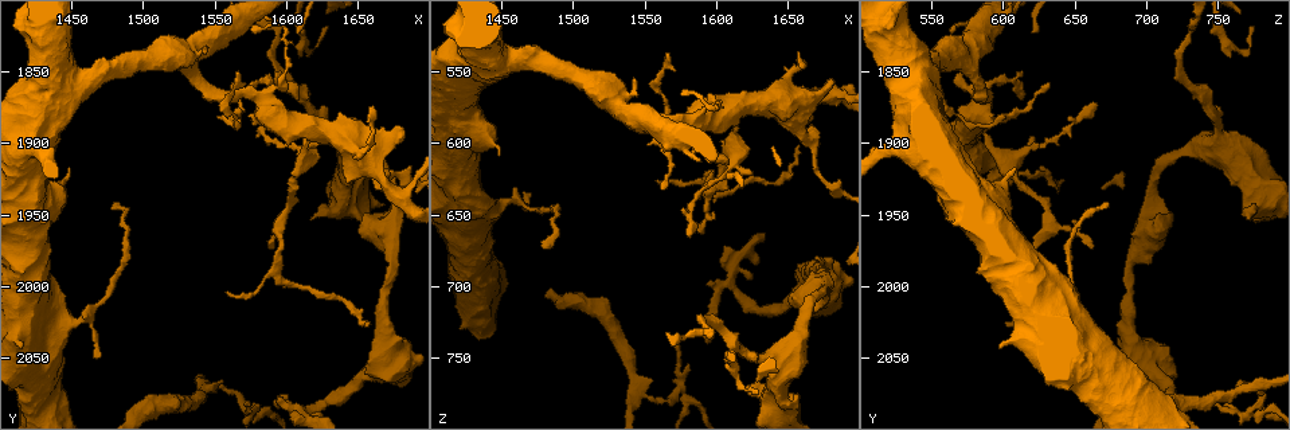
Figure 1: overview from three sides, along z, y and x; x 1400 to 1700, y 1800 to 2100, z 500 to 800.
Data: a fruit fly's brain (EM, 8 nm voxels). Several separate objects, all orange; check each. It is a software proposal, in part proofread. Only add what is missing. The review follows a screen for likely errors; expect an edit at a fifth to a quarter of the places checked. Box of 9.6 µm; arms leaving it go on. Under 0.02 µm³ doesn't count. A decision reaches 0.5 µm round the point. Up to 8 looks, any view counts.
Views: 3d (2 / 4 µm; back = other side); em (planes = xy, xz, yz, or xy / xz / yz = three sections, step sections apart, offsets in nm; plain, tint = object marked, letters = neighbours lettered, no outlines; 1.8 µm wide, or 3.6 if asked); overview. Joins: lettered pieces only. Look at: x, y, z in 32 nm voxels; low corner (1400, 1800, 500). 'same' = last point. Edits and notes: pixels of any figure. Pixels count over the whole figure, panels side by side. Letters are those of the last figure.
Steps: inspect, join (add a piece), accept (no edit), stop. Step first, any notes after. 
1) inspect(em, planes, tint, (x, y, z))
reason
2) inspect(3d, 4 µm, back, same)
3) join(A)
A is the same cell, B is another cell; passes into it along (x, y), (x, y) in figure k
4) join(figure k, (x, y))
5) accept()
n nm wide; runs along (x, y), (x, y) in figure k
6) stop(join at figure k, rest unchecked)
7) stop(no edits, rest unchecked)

inspect(3d, 2 µm, (1596, 1820, 730))
abrupt turn

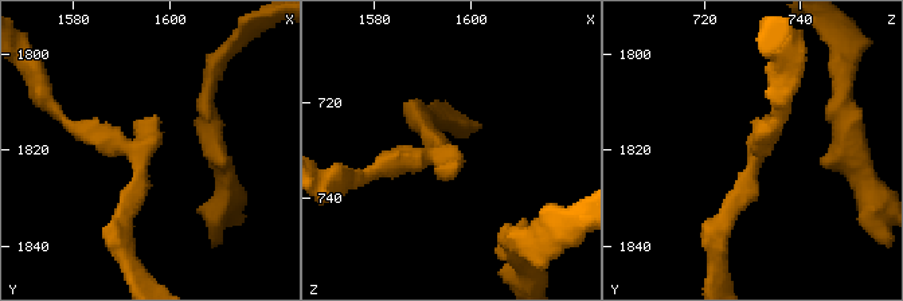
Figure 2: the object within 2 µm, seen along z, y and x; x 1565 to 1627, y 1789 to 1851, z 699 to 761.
inspect(em, xz, step 4, tint, (1595, 1820, 730))

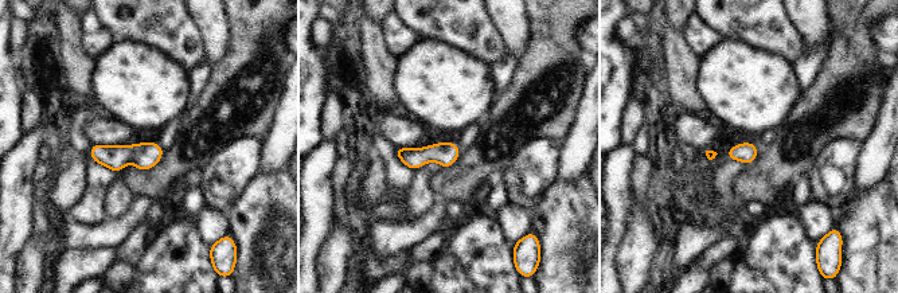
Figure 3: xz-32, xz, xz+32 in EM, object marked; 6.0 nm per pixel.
inspect(em, planes, letters, same)

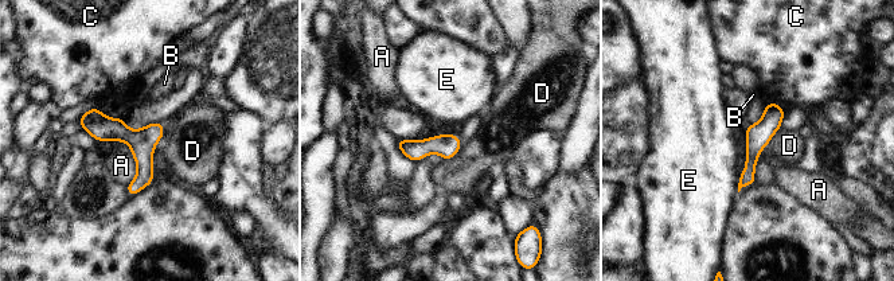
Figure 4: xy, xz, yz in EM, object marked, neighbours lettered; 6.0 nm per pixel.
accept()
A, B, C, D and E are other cells; runs along (84, 118), (124, 133), (149, 178) in figure 4; none of them fits

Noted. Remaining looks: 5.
inspect(3d, 4 µm, (1576, 1822, 566))
long arm stops here

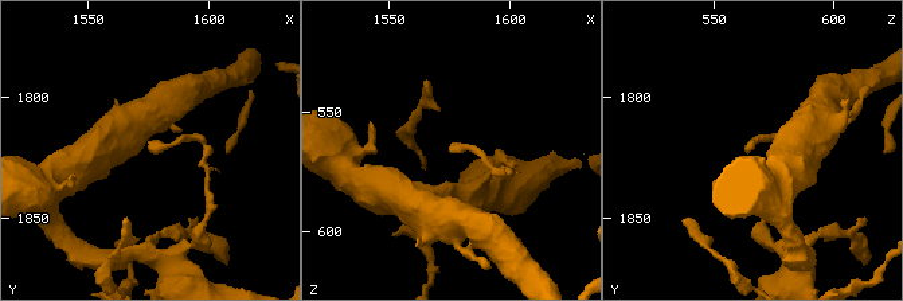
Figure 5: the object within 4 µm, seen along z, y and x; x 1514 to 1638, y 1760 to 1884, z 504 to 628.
inspect(em, xz, step 16, letters, (1576, 1821, 566))

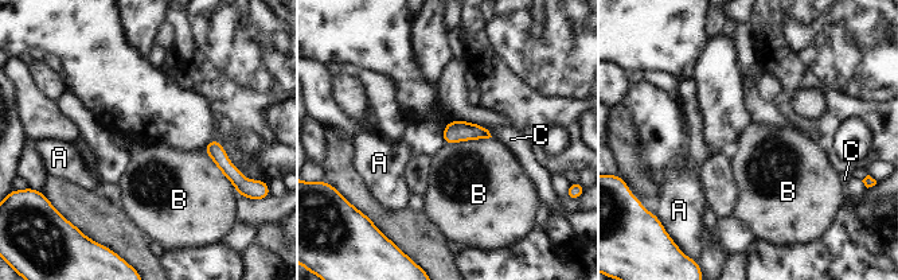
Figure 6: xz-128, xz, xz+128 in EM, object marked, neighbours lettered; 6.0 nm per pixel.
inspect(em, planes, letters, same)
cut it another way

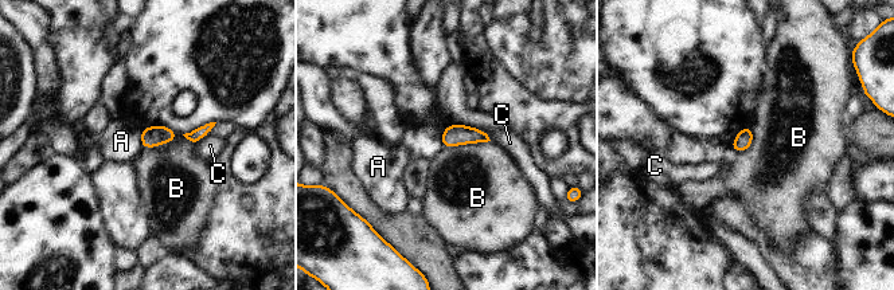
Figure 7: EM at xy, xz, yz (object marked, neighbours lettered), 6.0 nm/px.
accept()
100 nm wide; A, B and C are other cells; border along (140, 128), (140, 145), (143, 148) in figure 7; none of them fits

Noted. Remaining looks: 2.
inspect(3d, 4 µm, (1592, 2080, 738))
free end

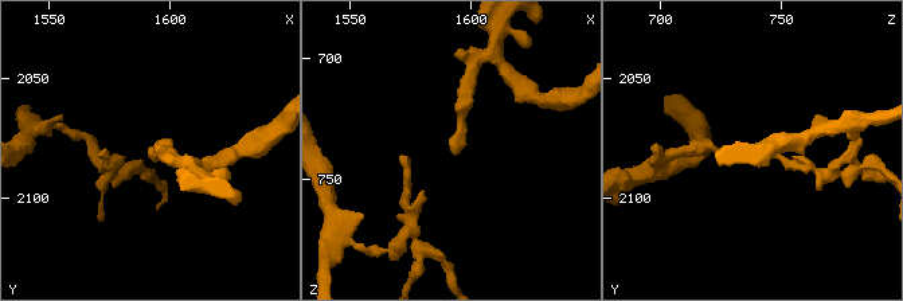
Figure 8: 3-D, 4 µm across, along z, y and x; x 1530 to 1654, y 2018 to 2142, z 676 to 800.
inspect(em, planes, letters, (1592, 2080, 739))
shape alone is not enough

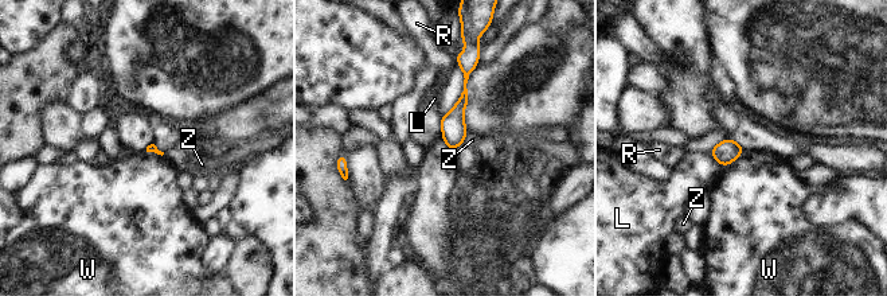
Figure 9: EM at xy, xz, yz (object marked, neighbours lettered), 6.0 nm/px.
accept()
L, R, W and Z are other cells; runs along (465, 69), (452, 145) in figure 9; no lettered piece goes on from it

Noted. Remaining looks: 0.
stop(no edits, rest unchecked)

